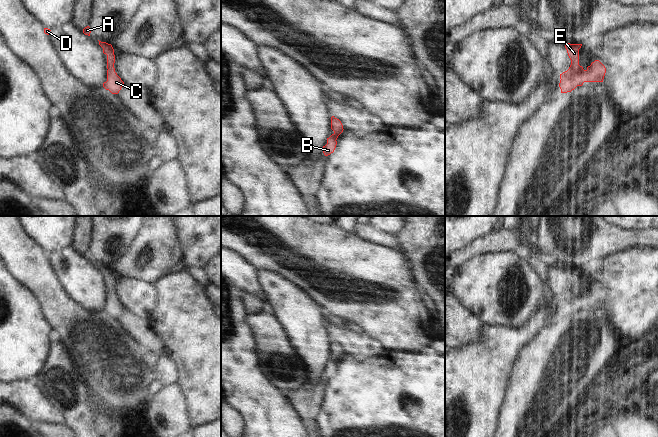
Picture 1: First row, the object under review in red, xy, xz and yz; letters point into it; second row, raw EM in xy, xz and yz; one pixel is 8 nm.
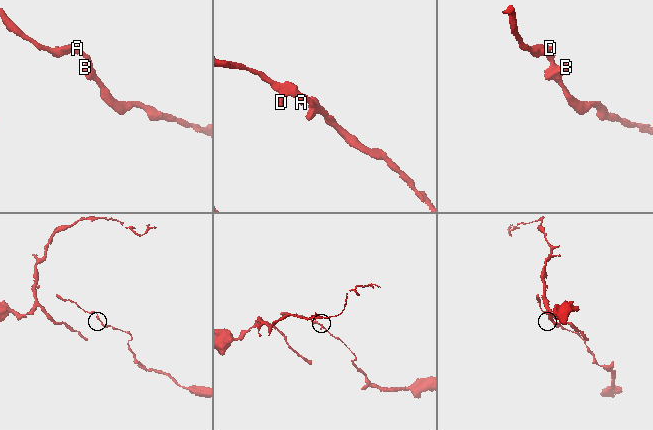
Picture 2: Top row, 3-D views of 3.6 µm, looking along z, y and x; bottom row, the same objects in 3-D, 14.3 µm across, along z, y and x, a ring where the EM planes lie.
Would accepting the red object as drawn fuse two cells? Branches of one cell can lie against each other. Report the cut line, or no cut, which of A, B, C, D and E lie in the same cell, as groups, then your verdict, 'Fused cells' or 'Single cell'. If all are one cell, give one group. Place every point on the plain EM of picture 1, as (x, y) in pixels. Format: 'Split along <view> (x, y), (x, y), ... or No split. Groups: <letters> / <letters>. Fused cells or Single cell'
No split. Groups: A B C D E. Single cell.

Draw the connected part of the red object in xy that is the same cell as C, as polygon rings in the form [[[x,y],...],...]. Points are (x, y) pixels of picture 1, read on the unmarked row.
[[[99,265],[99,269],[103,272],[103,277],[107,279],[107,305],[103,307],[103,311],[112,318],[118,318],[124,306],[117,299],[114,292],[115,279],[111,268]]]

